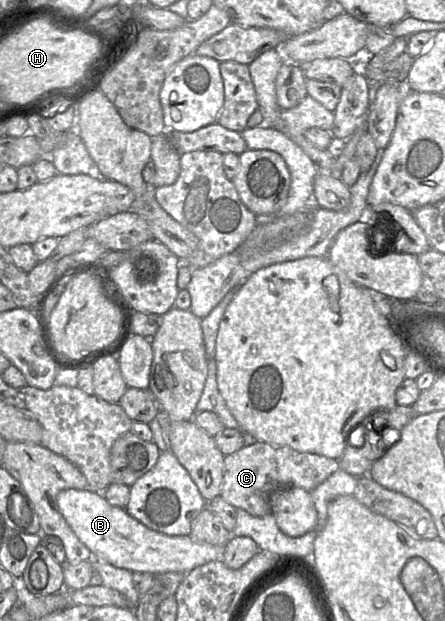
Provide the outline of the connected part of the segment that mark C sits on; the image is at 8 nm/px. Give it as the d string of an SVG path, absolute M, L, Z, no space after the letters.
M256 442L253 445L245 445L238 451L224 457L224 476L220 496L235 508L244 509L251 515L260 517L270 513L269 496L273 491L279 488L301 487L311 492L339 468L339 460L336 459L313 453L298 452L289 446Z

